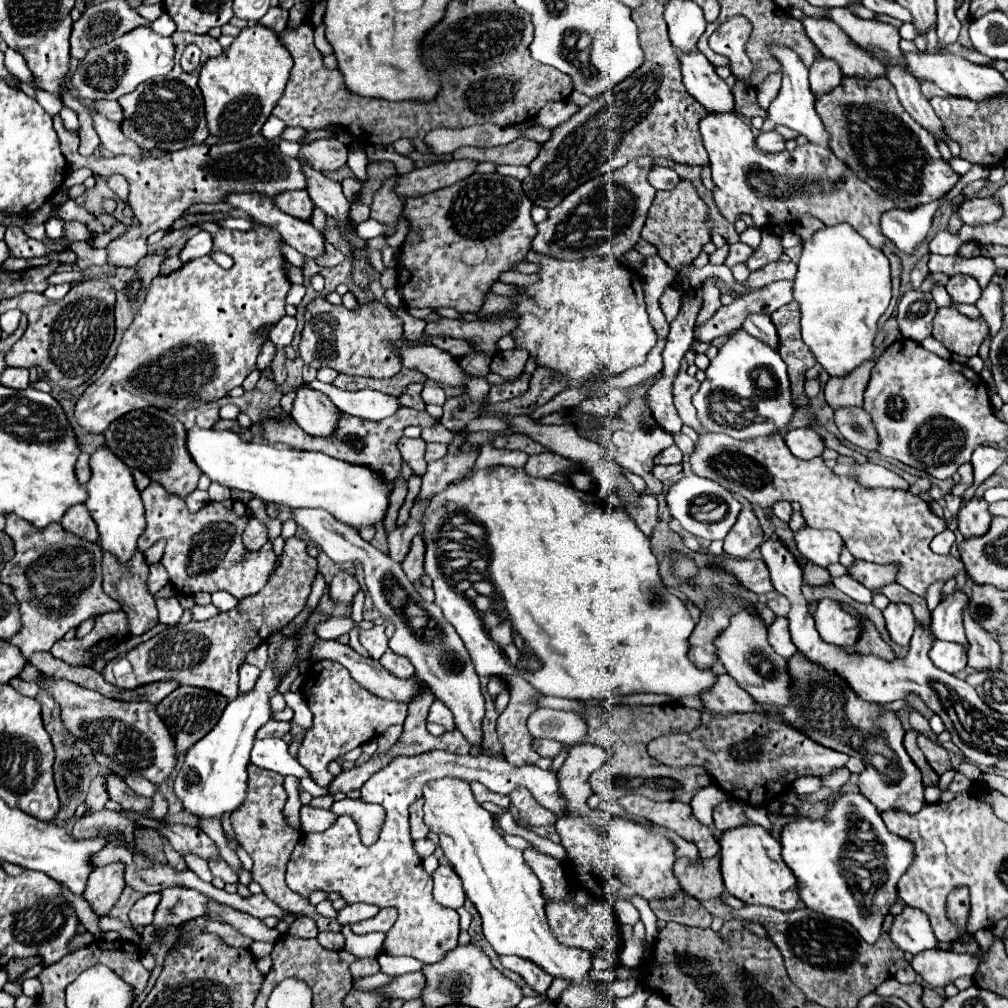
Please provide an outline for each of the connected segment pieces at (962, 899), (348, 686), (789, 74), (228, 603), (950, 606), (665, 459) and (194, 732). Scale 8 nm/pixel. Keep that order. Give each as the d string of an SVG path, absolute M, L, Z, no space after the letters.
M956 888L950 896L948 896L948 916L954 924L958 924L960 928L966 926L968 920L968 912L970 912L970 904L968 904L968 890L966 888Z
M332 660L312 662L304 680L304 698L312 710L312 728L306 730L304 740L296 752L296 760L308 770L310 778L318 786L330 786L334 776L328 772L328 764L344 756L348 750L362 746L382 736L390 726L406 720L406 704L390 702L366 692L350 672Z
M766 44L766 48L782 64L784 78L782 78L782 88L780 88L776 100L768 106L768 116L764 120L761 131L771 131L774 128L774 110L778 110L778 126L784 124L784 126L788 126L788 128L804 134L810 142L828 146L826 130L822 128L822 122L820 122L820 118L818 118L818 114L814 110L814 94L810 92L810 86L808 86L808 66L802 62L802 58L794 50L786 48L782 44Z
M214 592L212 594L212 604L218 606L218 608L224 608L224 610L230 610L236 602L240 602L238 598L234 598L232 594L228 592Z
M954 592L936 606L936 610L932 612L930 630L938 640L958 642L966 646L966 634L962 626L962 608L966 602L968 598L964 592Z
M670 446L666 450L662 450L656 458L654 458L656 464L680 464L682 462L682 452L678 450L678 446Z
M180 686L156 706L156 712L158 712L158 716L162 716L162 720L170 728L170 732L178 744L178 752L184 752L190 746L194 746L200 738L204 738L206 732L210 732L210 728L214 728L214 724L218 724L218 718L222 716L226 704L228 704L228 700L224 696L218 696L216 692L210 692L204 688L194 688L194 686Z

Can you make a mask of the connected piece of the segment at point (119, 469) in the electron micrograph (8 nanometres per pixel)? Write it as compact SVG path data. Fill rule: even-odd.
M106 446L98 448L92 456L92 478L86 484L86 490L88 490L86 506L98 526L100 548L114 554L120 564L128 564L128 560L138 550L136 542L146 528L144 506L140 500L140 492L134 486L134 478L130 470Z

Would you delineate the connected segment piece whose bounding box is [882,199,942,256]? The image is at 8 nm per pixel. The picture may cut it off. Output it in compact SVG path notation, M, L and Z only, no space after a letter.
M942 199L924 204L916 210L894 210L882 216L882 232L896 246L898 252L912 256L920 242L926 240L934 212L940 208Z

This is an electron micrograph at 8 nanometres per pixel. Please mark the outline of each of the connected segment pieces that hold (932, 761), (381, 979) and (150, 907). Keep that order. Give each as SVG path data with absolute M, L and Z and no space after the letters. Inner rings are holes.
M918 736L918 746L920 746L920 750L924 752L928 764L932 766L932 770L934 770L936 774L944 774L946 770L952 768L952 764L950 764L950 754L948 754L946 748L934 744L934 742L928 740L926 736Z
M379 972L372 976L364 976L364 978L360 978L360 980L354 980L352 988L356 988L356 990L373 990L387 984L388 982L392 981L393 978L394 976Z
M146 894L144 898L140 898L128 912L130 924L132 926L148 926L148 924L152 924L154 910L156 910L158 902L160 902L160 894Z

